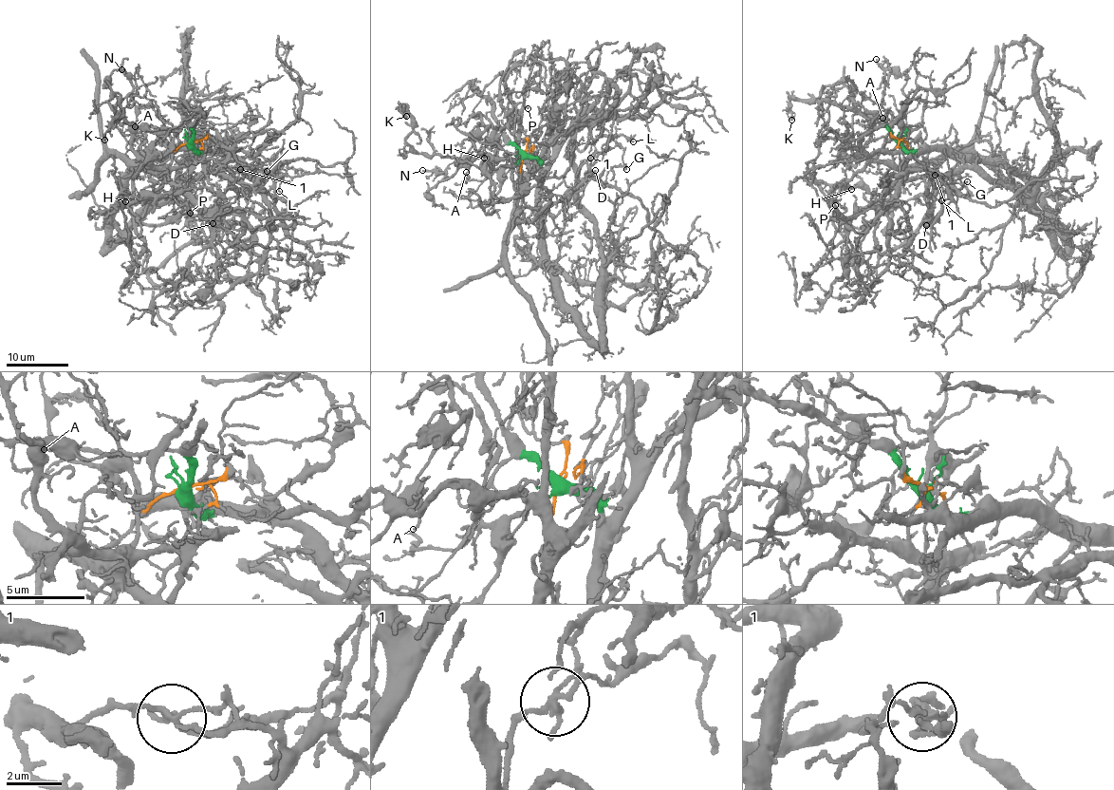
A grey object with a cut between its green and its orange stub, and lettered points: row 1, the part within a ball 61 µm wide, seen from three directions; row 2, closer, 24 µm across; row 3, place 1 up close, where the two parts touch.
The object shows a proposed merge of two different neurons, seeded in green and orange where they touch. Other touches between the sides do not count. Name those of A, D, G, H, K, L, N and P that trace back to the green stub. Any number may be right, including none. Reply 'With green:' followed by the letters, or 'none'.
With green: G

